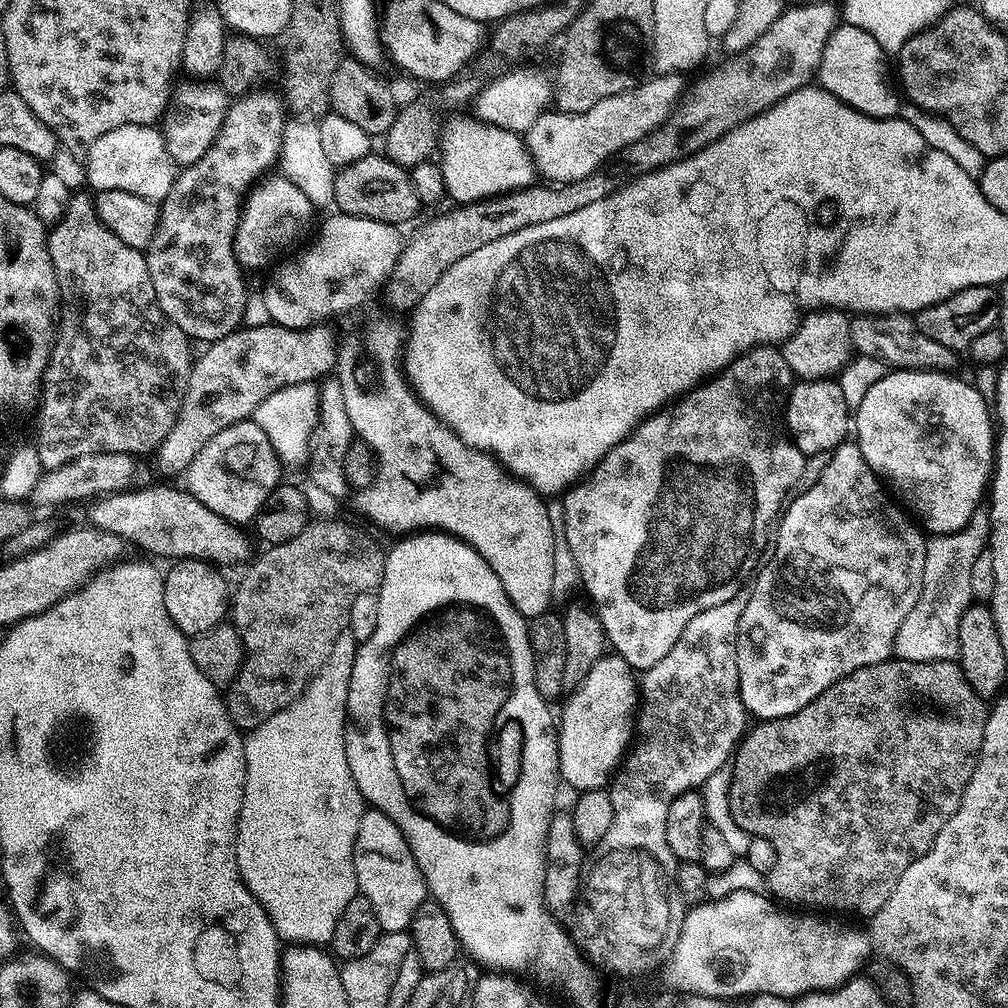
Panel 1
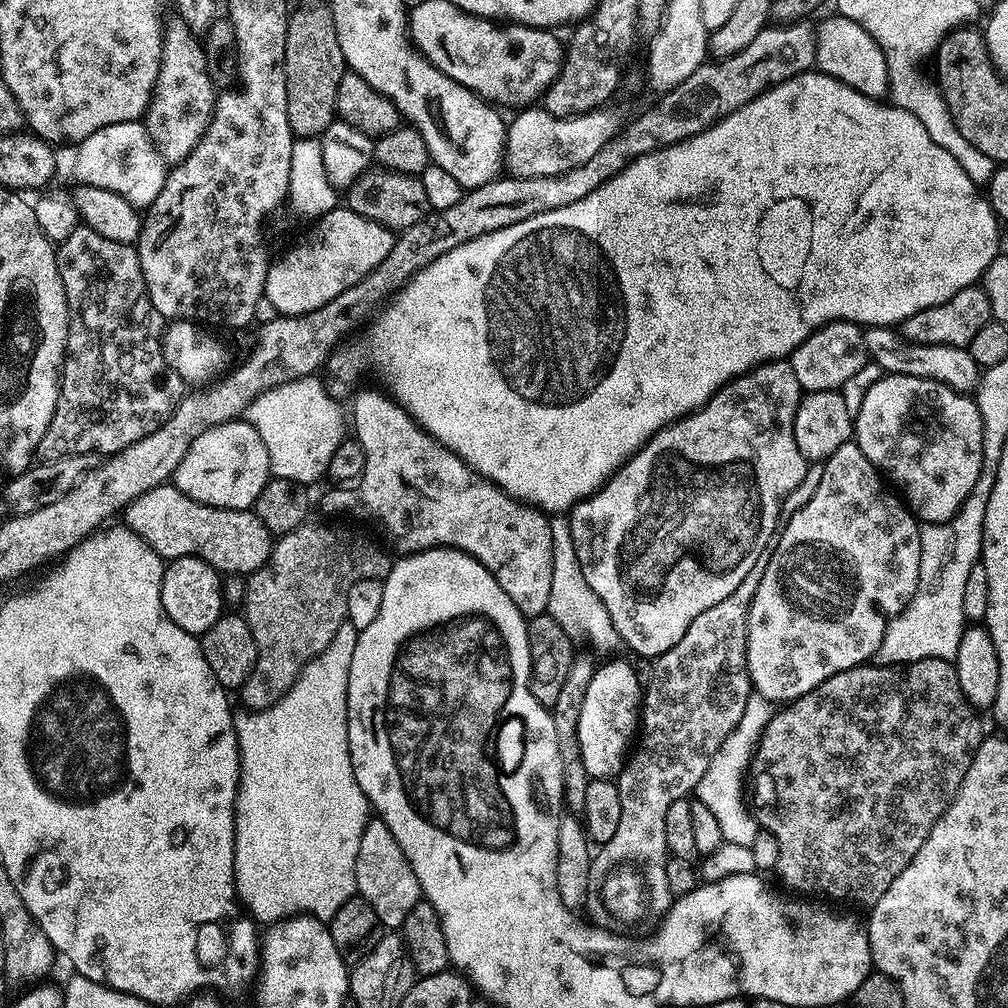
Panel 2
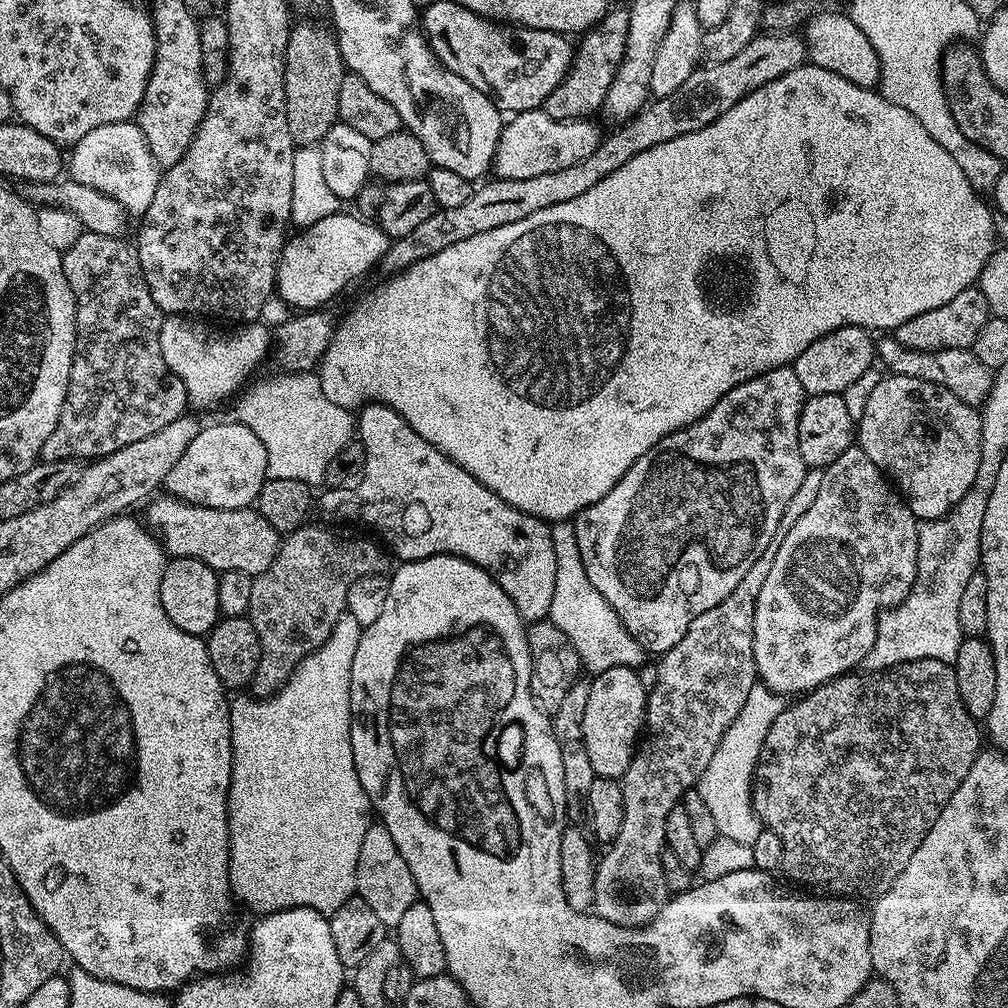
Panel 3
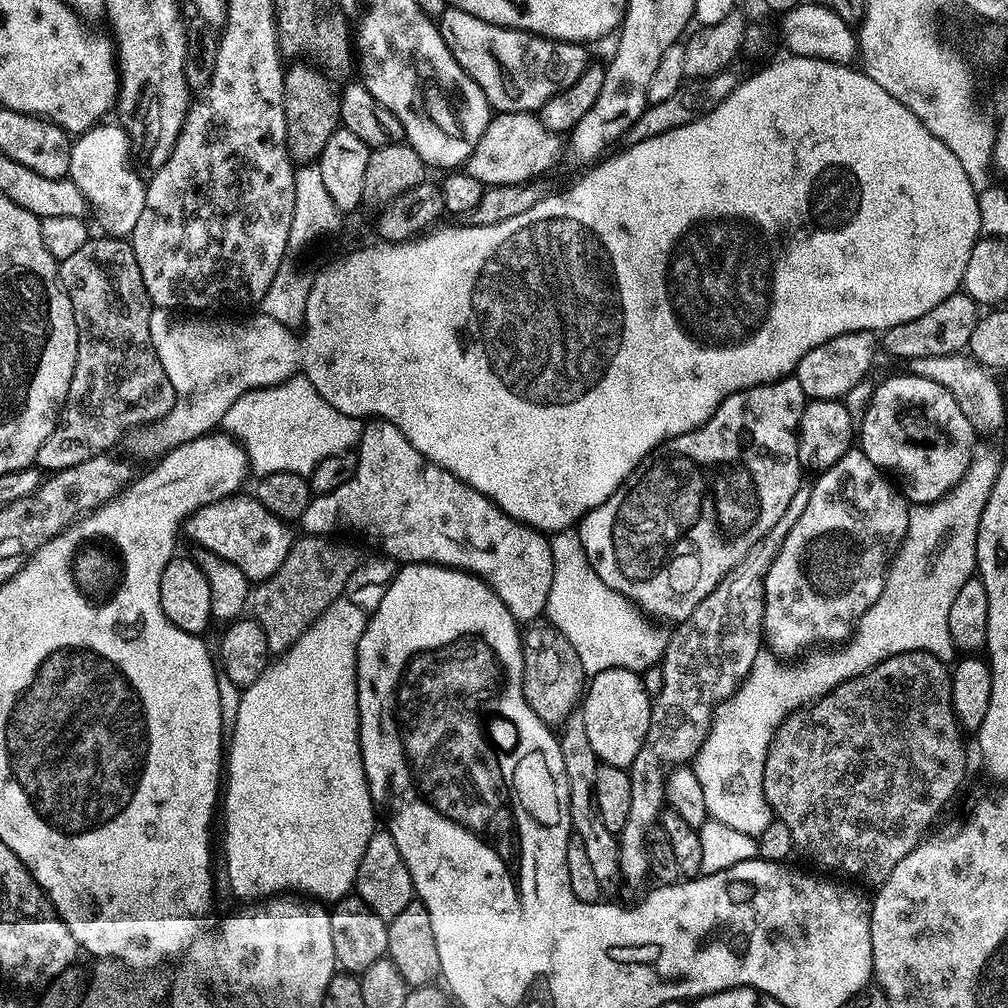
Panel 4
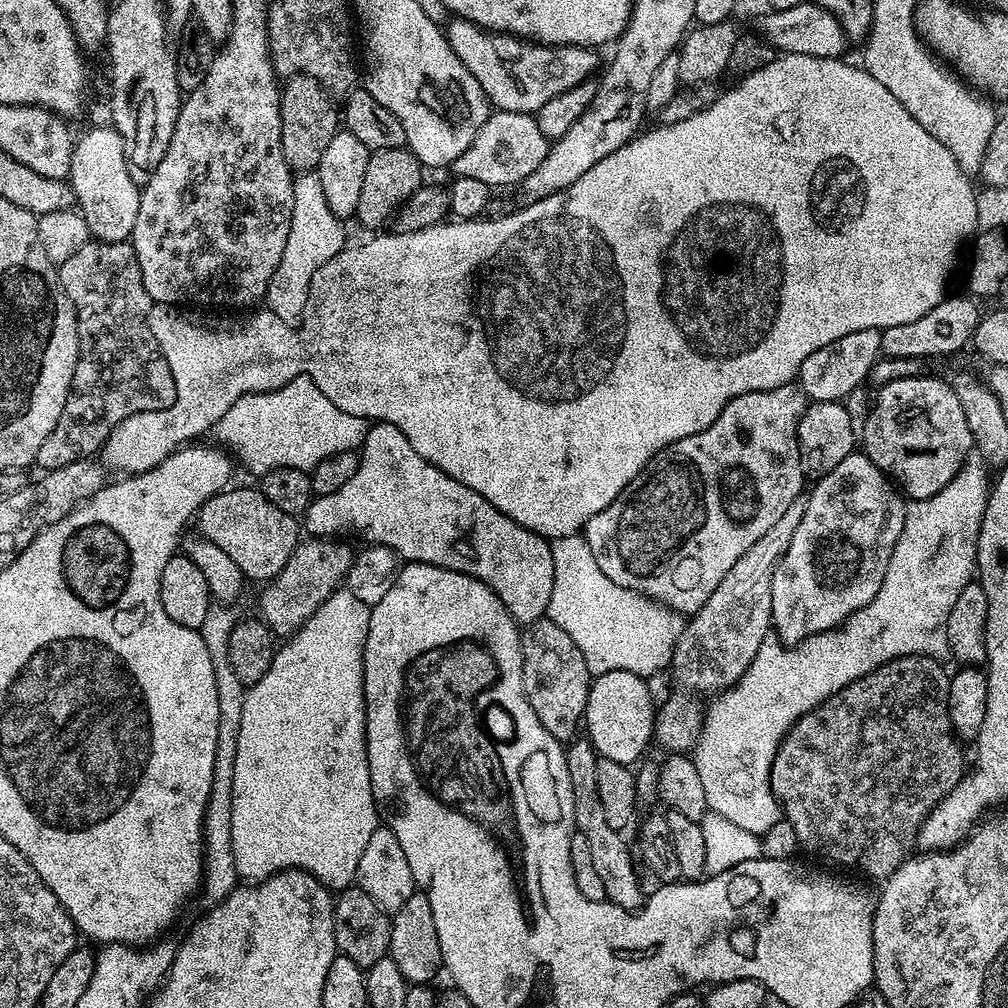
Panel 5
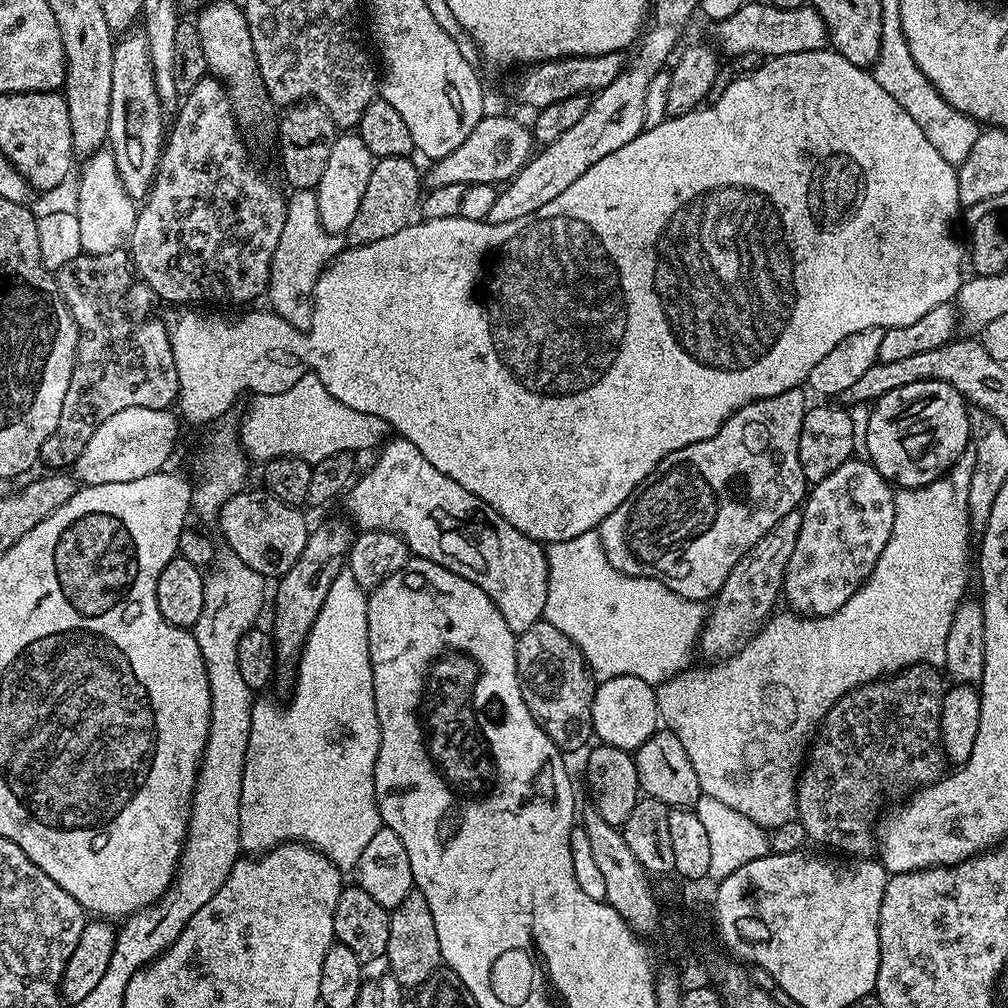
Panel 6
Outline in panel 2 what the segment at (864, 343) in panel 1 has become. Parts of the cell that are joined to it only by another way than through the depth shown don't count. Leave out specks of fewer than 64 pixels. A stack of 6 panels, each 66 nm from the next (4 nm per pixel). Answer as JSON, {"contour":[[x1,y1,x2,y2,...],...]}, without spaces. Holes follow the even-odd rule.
{"contour":[[868,326,863,329,863,334,869,361,878,365,881,373,937,380,955,392,965,394,971,393,980,382,982,369,974,362,974,358,970,358,967,348,919,344,892,326]]}

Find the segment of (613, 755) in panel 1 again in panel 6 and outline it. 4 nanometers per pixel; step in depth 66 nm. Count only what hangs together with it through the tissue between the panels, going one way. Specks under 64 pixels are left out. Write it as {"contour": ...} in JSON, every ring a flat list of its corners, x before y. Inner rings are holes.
{"contour":[[619,676,597,683,592,699,592,731,595,739,623,752,635,753,656,731,661,723,656,705,656,689,642,678]]}

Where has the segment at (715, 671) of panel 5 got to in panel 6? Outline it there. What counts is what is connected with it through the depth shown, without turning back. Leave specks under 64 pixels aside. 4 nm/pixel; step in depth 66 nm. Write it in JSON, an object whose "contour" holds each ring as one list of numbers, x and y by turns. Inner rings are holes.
{"contour":[[794,510,778,518,778,522,774,522,774,526,770,526,770,530,766,530,766,534,762,534,762,538,758,538,758,542,754,542,754,546,750,546,750,550,746,550,742,558,738,558,738,566,730,570,726,582,708,608,708,618,704,621,704,628,700,631,698,641,699,655,709,656,711,659,709,661,712,662,727,660,735,656,764,627,766,621,773,615,772,607,775,606,776,599,778,601,781,599,784,571,790,562,790,554,794,554,794,546,798,546,798,530,802,530,802,511]]}

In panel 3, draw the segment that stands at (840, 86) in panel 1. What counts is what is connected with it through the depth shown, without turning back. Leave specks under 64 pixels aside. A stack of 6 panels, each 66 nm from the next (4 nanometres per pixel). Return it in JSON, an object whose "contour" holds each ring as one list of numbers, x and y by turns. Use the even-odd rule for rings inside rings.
{"contour":[[817,11,803,25,802,39,807,59,817,64,822,70,830,70,863,88,875,89,879,85,878,54,874,54,874,46,870,46,870,38,866,38,866,34,862,34,862,30,858,30,858,26,854,26,852,19,843,11]]}

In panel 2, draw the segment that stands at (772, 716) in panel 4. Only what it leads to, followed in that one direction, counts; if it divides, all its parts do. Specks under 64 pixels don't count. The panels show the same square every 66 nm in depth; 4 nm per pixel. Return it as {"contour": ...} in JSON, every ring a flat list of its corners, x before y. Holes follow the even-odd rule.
{"contour":[[962,506,949,523,923,525,920,545,922,558,919,560,919,580,914,598,903,611,889,619,880,649,875,654,879,663,909,664,910,661,922,661,926,658,953,661,957,654,966,627,966,617,962,610,963,593,966,590,967,576,973,570,968,568,968,508],[755,694,749,696,746,710,742,710,742,718,738,718,738,726,734,726,726,742,718,746,714,758,710,758,710,766,706,766,706,774,702,774,694,790,695,799,702,806,706,806,710,814,714,814,718,826,722,826,724,839,729,844,751,848,756,837,758,825,746,803,746,773,756,749,756,743,766,730,772,715,774,715,774,706,771,701]]}

